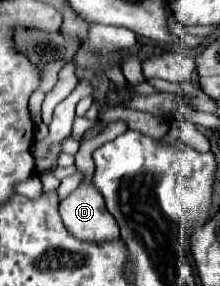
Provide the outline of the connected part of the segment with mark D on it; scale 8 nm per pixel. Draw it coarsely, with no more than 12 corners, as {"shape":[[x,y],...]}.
{"shape":[[93,181],[59,205],[67,229],[87,241],[119,237]]}

